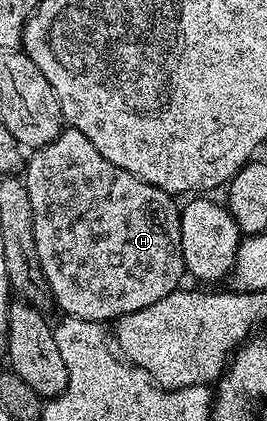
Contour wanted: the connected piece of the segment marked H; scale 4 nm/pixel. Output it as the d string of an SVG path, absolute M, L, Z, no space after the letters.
M70 127L64 128L51 142L34 150L26 158L25 180L29 191L29 203L33 203L33 235L37 243L37 259L51 288L54 304L56 306L59 304L66 316L111 323L133 311L141 311L141 307L149 307L149 303L157 303L157 299L165 299L165 295L180 288L182 281L179 280L185 277L179 222L181 209L178 204L175 206L176 198L172 194L137 179L137 175L129 171L121 171L121 167L117 167L117 163L109 163L109 159L105 159L105 155L101 155L101 151L97 151L97 147L93 147L93 143L89 143L85 135L81 135L81 131Z

